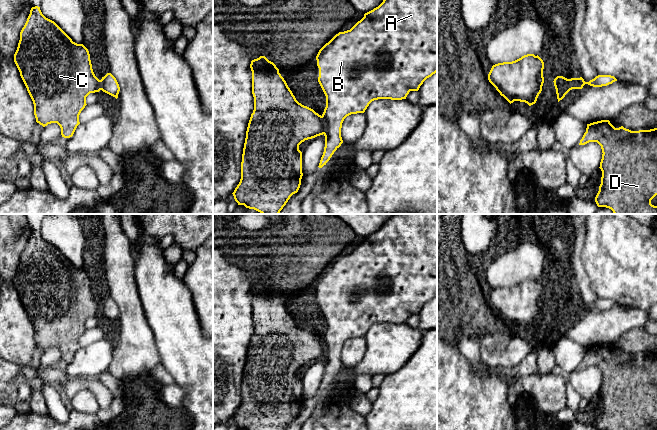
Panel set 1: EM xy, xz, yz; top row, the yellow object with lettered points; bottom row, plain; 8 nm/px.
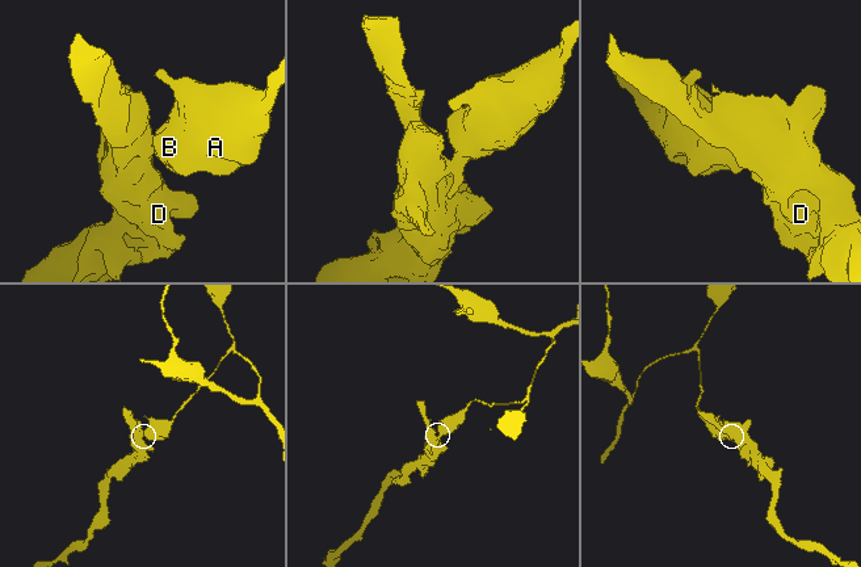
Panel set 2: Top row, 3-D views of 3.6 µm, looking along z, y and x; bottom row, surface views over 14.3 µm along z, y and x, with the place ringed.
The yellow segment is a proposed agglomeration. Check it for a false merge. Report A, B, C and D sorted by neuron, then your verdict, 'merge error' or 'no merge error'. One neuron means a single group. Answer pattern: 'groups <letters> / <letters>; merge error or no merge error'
groups A B / C D; merge error

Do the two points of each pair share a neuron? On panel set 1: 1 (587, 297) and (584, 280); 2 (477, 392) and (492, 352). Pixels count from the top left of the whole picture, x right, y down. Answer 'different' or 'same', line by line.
1: same
2: different

